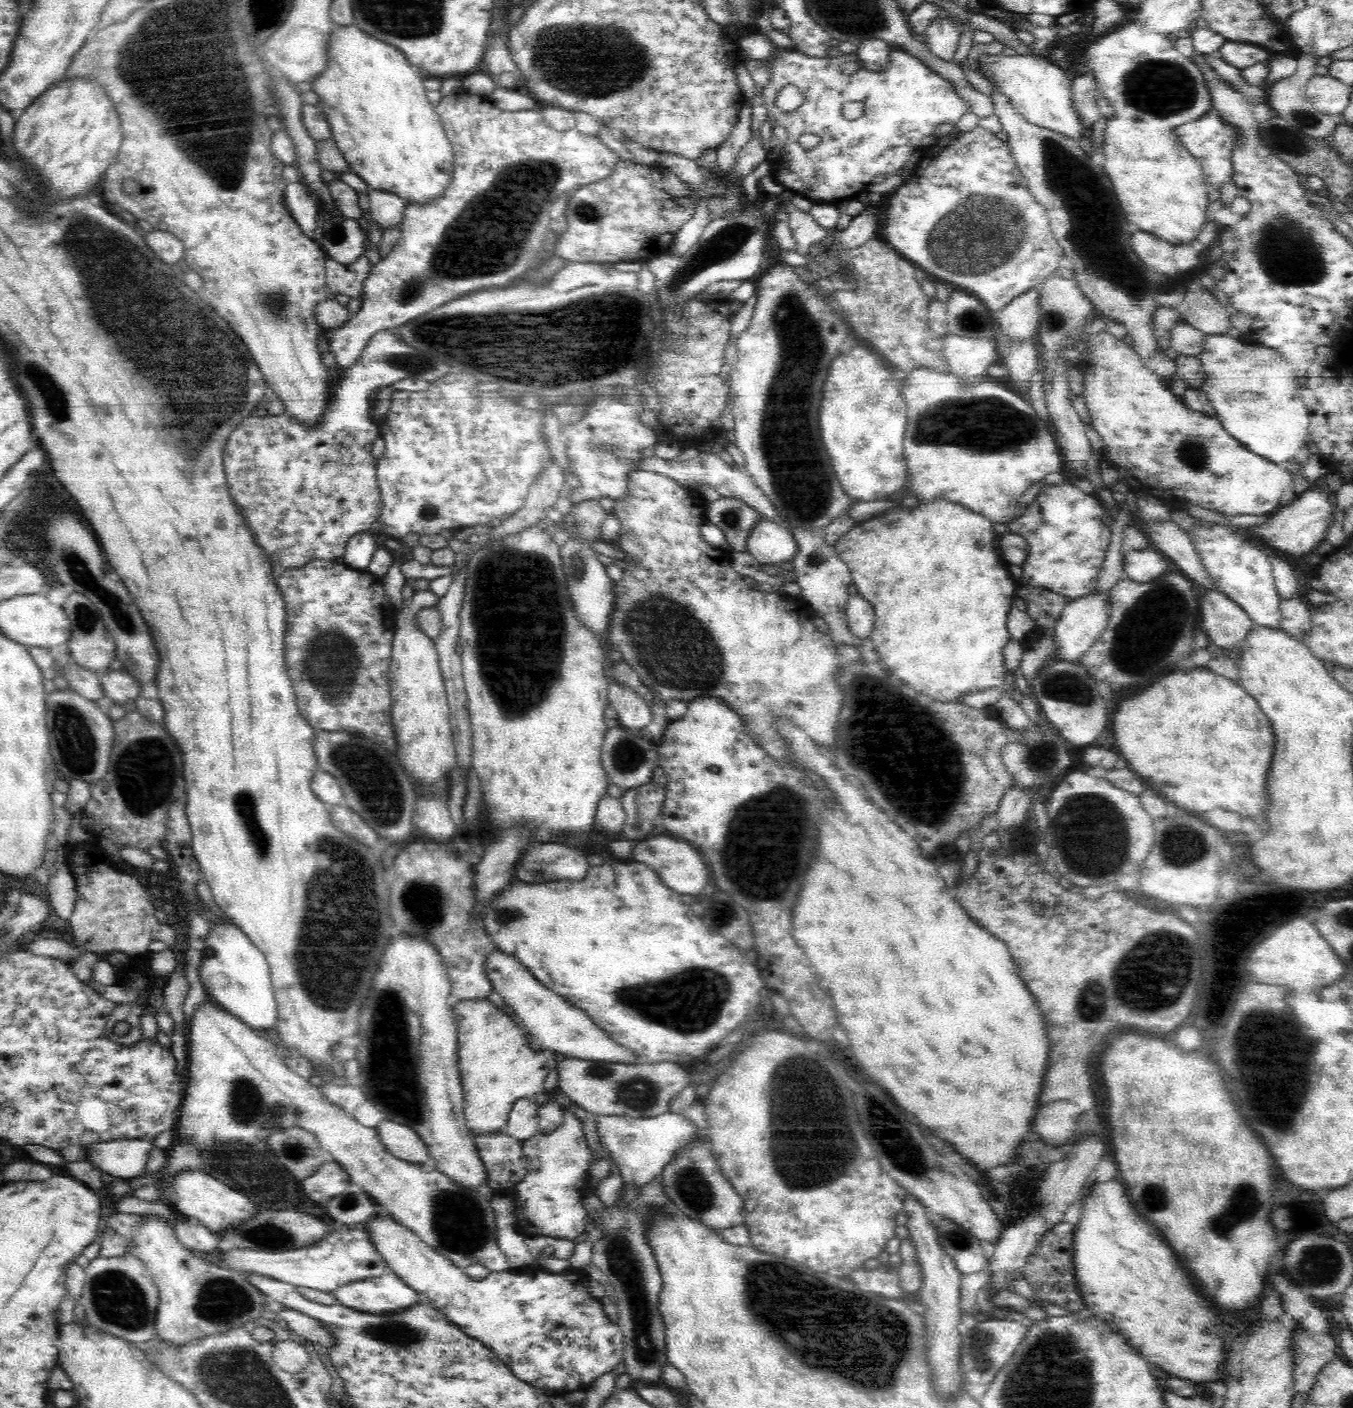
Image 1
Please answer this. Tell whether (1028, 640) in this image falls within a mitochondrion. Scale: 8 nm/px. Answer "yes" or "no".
no

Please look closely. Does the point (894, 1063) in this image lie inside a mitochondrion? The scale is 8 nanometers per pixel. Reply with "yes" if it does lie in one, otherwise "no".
no

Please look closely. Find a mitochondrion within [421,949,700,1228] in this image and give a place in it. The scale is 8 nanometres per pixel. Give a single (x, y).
(638, 1092)

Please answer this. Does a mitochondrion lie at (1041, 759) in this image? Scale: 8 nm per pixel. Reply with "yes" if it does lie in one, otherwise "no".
yes

